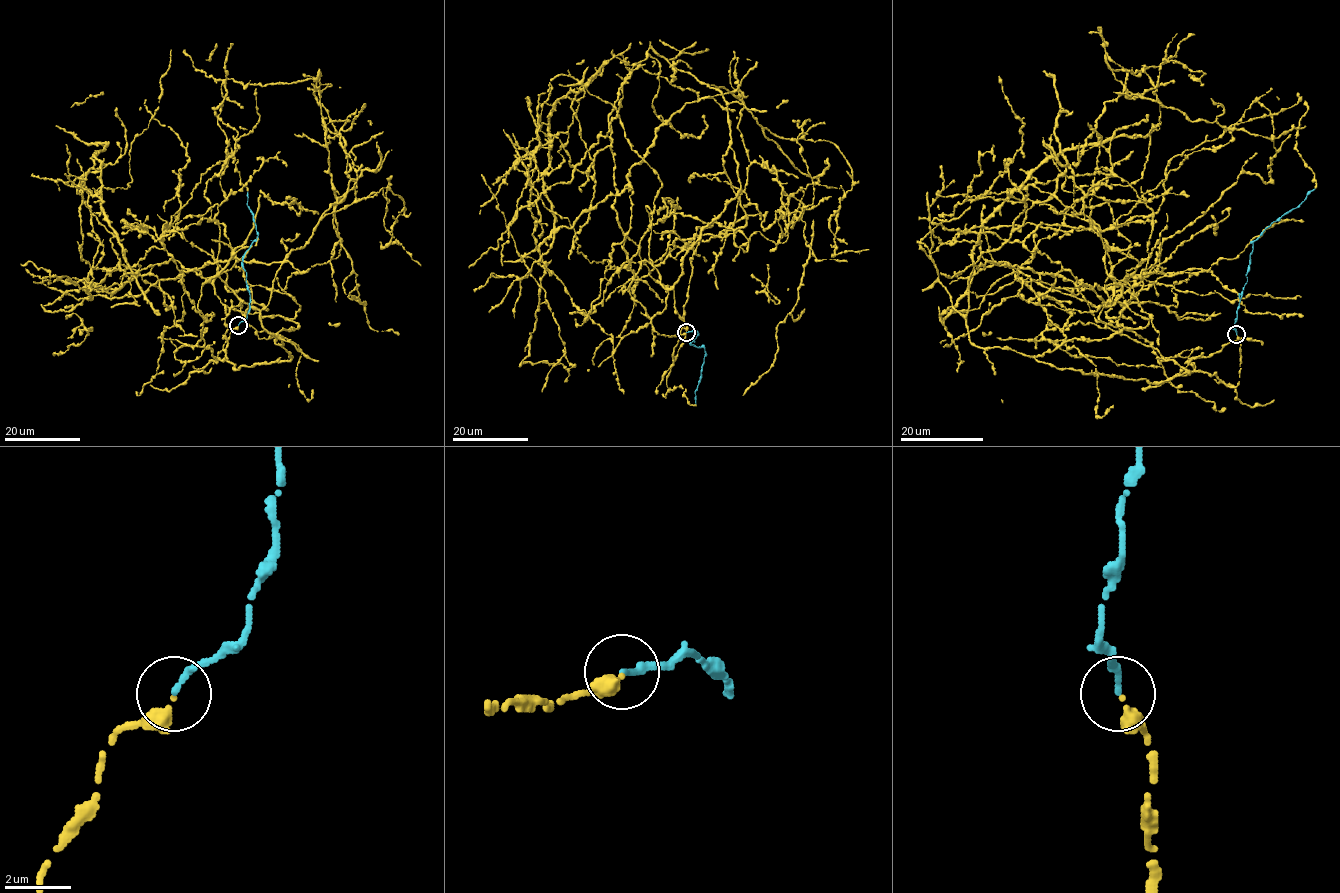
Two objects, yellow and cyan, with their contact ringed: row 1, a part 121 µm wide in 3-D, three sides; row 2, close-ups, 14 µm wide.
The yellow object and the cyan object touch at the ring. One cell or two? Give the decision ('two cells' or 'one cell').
one cell

